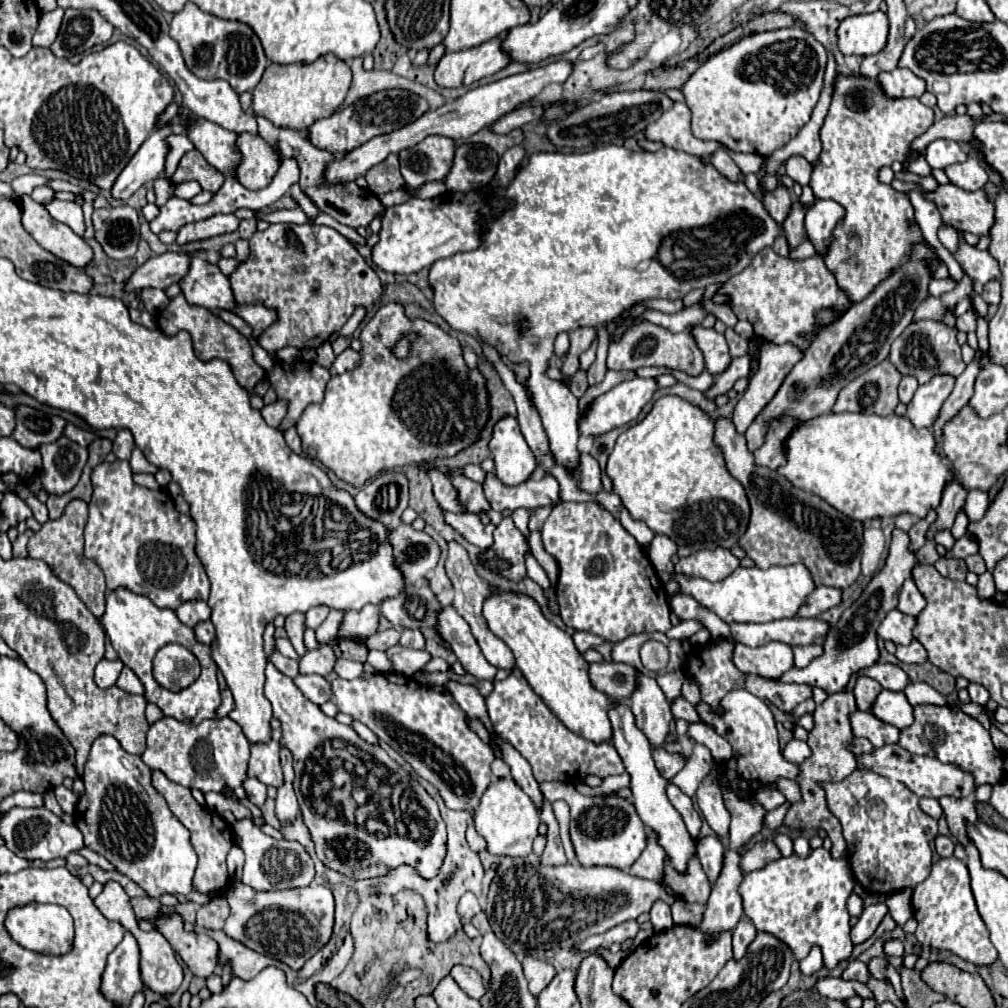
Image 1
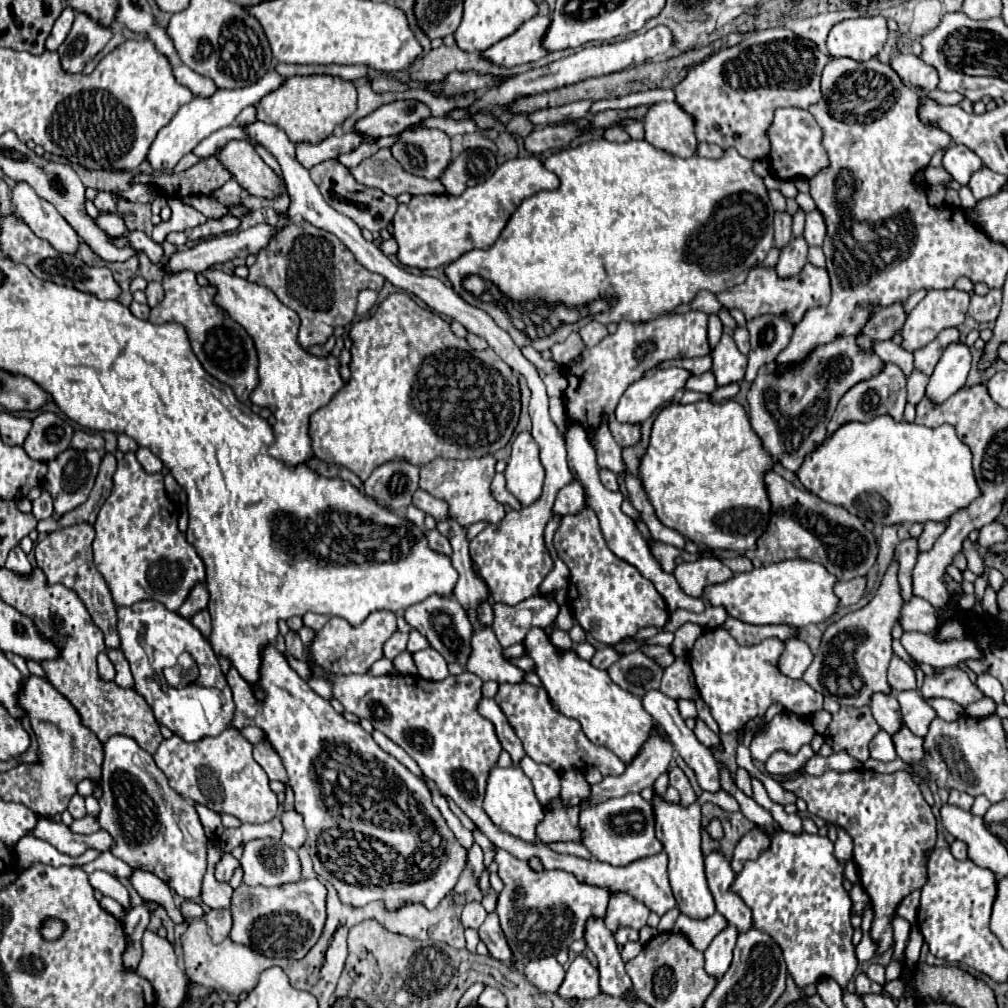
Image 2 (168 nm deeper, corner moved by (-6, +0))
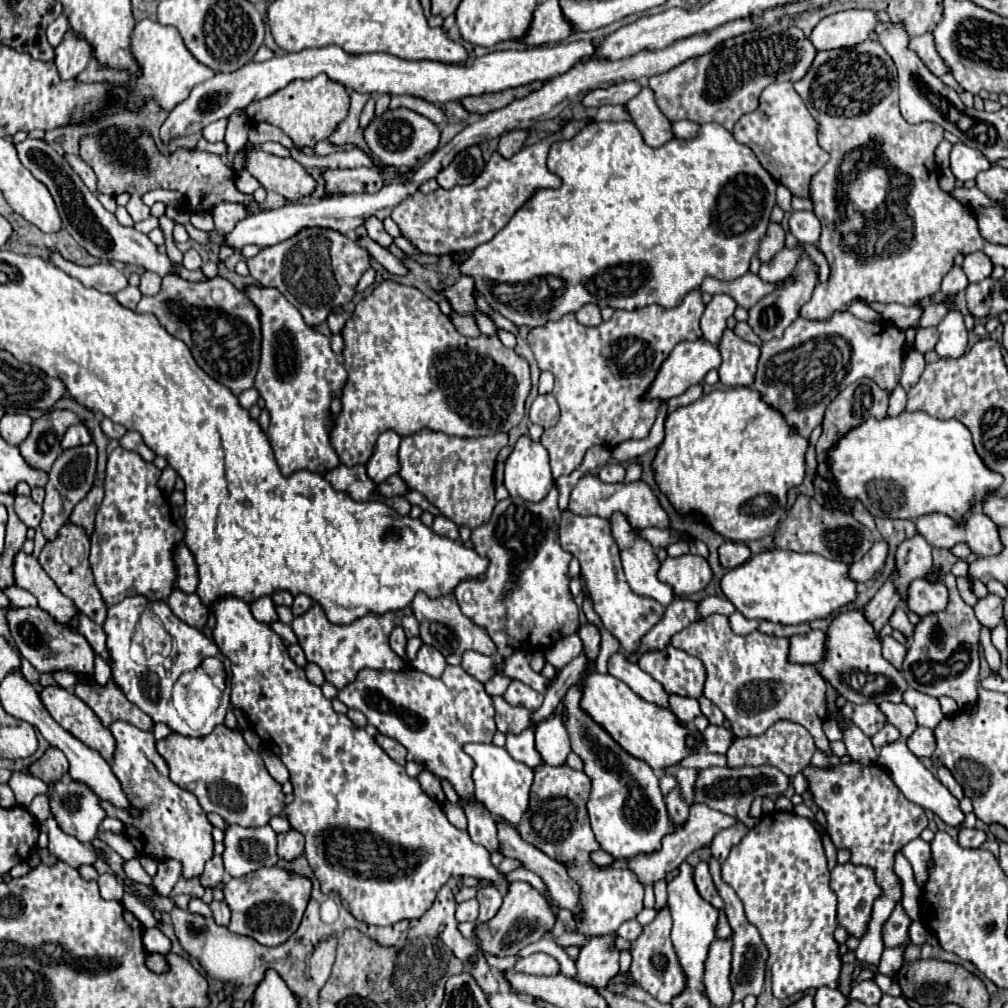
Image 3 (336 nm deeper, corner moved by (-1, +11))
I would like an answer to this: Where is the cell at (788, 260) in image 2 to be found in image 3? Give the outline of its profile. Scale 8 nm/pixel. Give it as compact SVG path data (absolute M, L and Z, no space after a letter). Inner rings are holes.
M799 245L795 249L787 249L787 247L781 249L769 263L761 265L759 277L767 283L779 283L787 279L799 261L799 253L801 253Z

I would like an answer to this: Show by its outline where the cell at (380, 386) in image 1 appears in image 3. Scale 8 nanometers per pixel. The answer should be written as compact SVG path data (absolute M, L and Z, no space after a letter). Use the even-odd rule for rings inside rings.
M381 281L371 295L367 295L365 299L361 299L353 311L353 317L347 321L345 329L343 329L343 339L345 339L345 351L343 351L343 359L345 359L345 369L349 373L349 381L343 389L343 411L341 415L335 417L333 421L333 429L331 429L331 443L341 459L341 463L345 465L359 465L359 463L367 463L377 437L387 431L393 429L395 433L399 433L401 437L405 435L413 435L417 431L421 431L423 427L429 427L433 431L441 431L447 435L457 435L457 437L483 437L483 435L495 435L495 433L507 433L511 431L515 425L519 425L519 421L525 415L525 399L531 391L531 377L529 377L529 365L525 361L525 357L517 355L515 349L505 347L497 335L479 335L477 339L469 339L463 337L451 323L451 319L447 315L443 315L437 307L435 301L431 301L427 295L423 295L419 289L415 287L407 287L395 281Z

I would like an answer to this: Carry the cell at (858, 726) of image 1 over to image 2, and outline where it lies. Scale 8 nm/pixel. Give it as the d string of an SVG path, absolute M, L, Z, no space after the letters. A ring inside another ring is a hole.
M900 728L898 732L892 734L896 754L908 764L918 764L924 758L924 748L922 748L922 738L914 736L908 728Z

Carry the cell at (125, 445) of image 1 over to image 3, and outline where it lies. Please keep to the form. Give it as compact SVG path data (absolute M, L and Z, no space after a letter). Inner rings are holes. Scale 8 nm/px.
M107 417L101 419L101 429L103 429L103 433L105 433L109 439L121 439L121 437L125 435L125 431L127 431L123 425L113 423L113 421L107 419Z

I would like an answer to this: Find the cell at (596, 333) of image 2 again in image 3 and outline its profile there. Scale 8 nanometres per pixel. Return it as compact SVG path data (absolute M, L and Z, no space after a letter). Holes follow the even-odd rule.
M593 303L583 305L575 315L577 315L577 321L579 321L581 325L587 325L587 327L595 327L595 325L601 323L601 311L599 311L599 307L593 305Z

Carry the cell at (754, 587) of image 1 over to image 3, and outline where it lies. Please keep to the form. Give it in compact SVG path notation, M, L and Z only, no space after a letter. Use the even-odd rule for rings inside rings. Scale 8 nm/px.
M783 549L759 553L729 571L721 581L721 589L747 619L767 619L781 625L825 619L857 599L857 583L849 579L847 563L829 561L817 553L795 553Z

